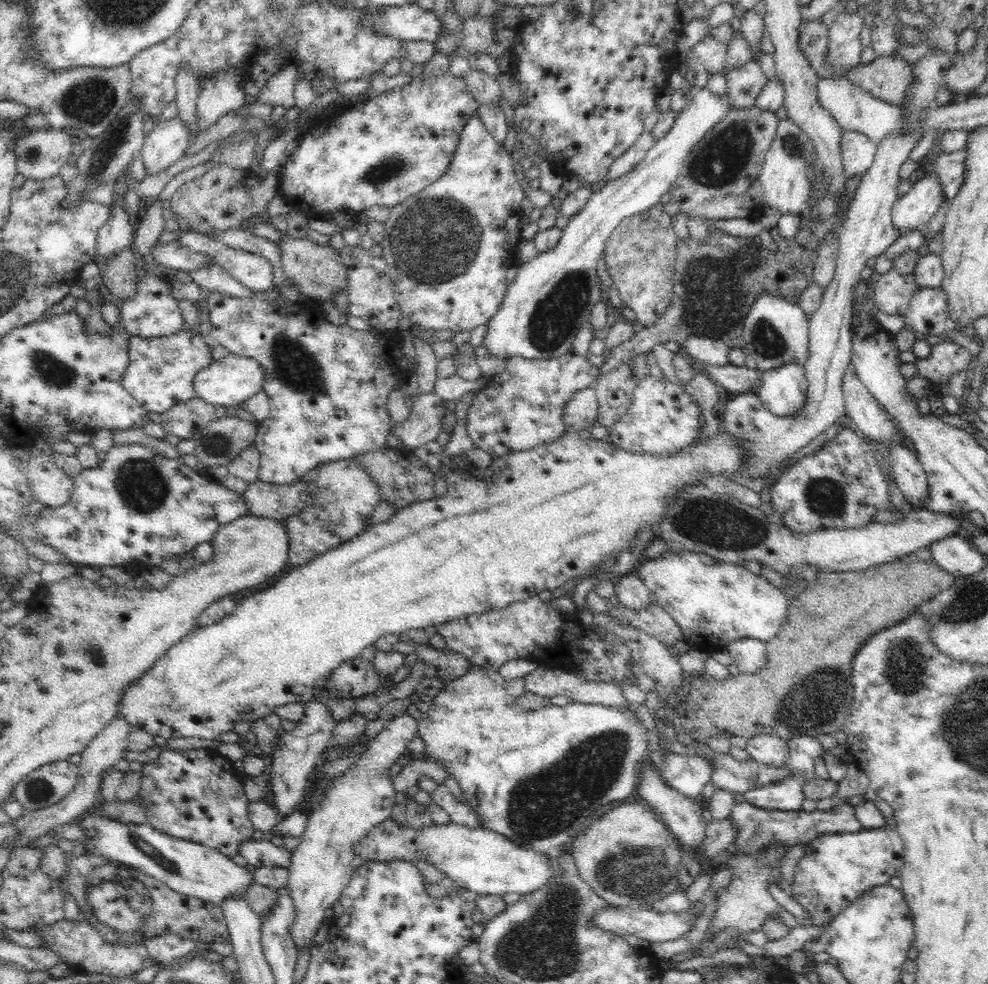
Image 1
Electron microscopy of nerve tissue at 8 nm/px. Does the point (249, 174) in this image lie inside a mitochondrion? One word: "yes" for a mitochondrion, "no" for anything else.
no

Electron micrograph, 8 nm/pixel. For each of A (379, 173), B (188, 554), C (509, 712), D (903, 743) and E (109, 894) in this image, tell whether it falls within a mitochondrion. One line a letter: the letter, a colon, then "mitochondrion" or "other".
A: mitochondrion
B: other
C: other
D: other
E: mitochondrion

